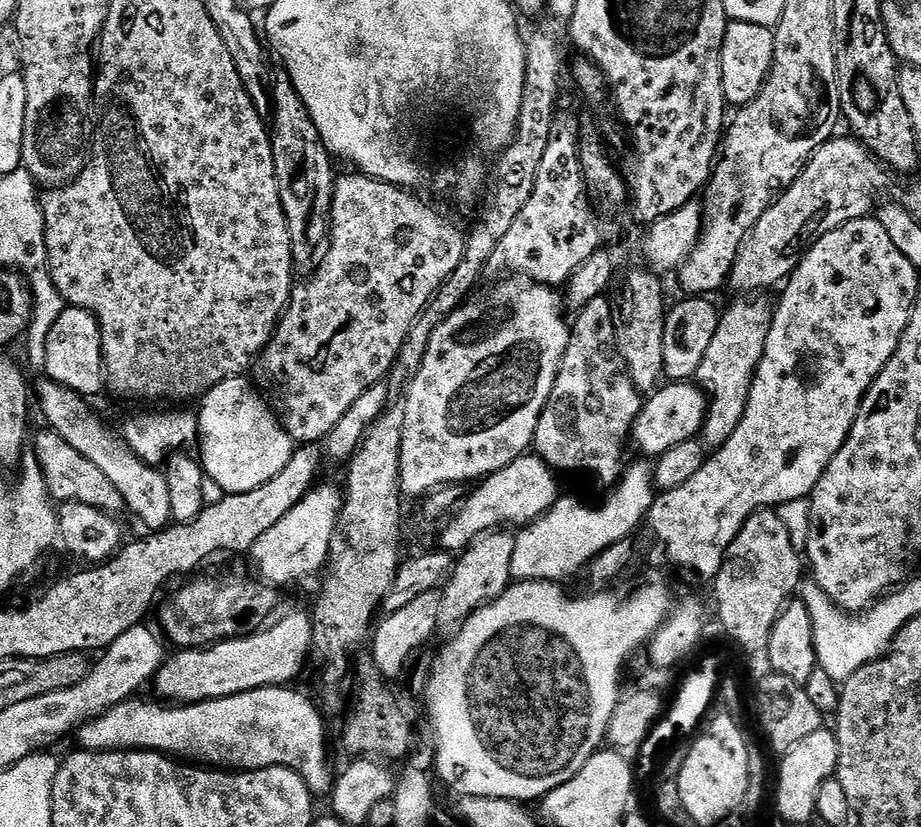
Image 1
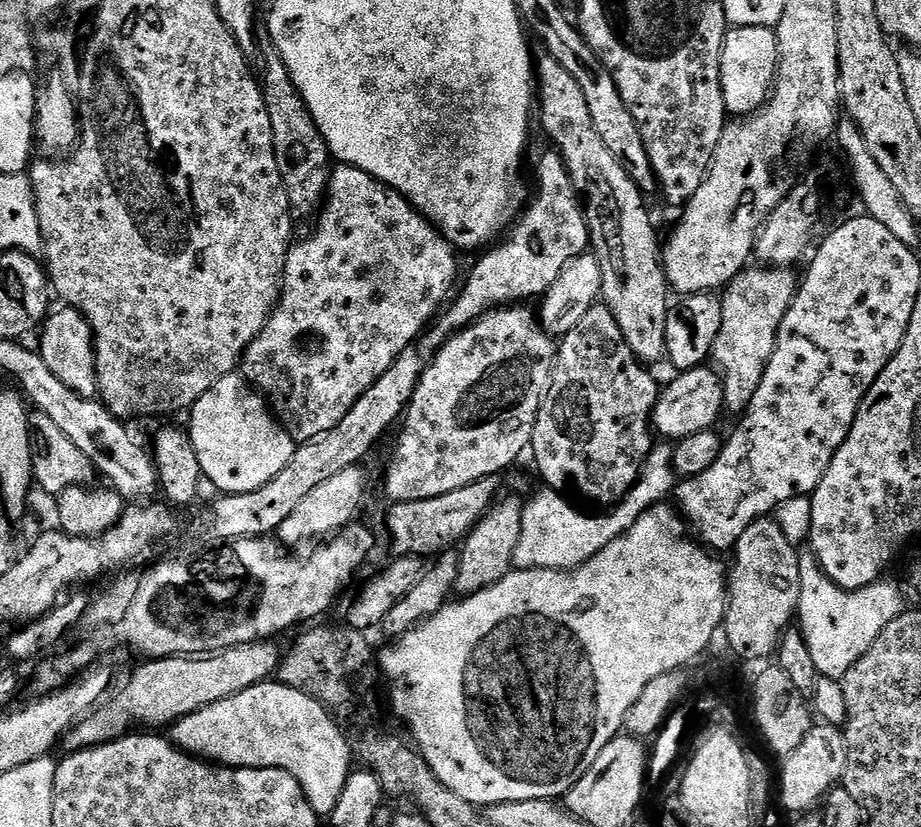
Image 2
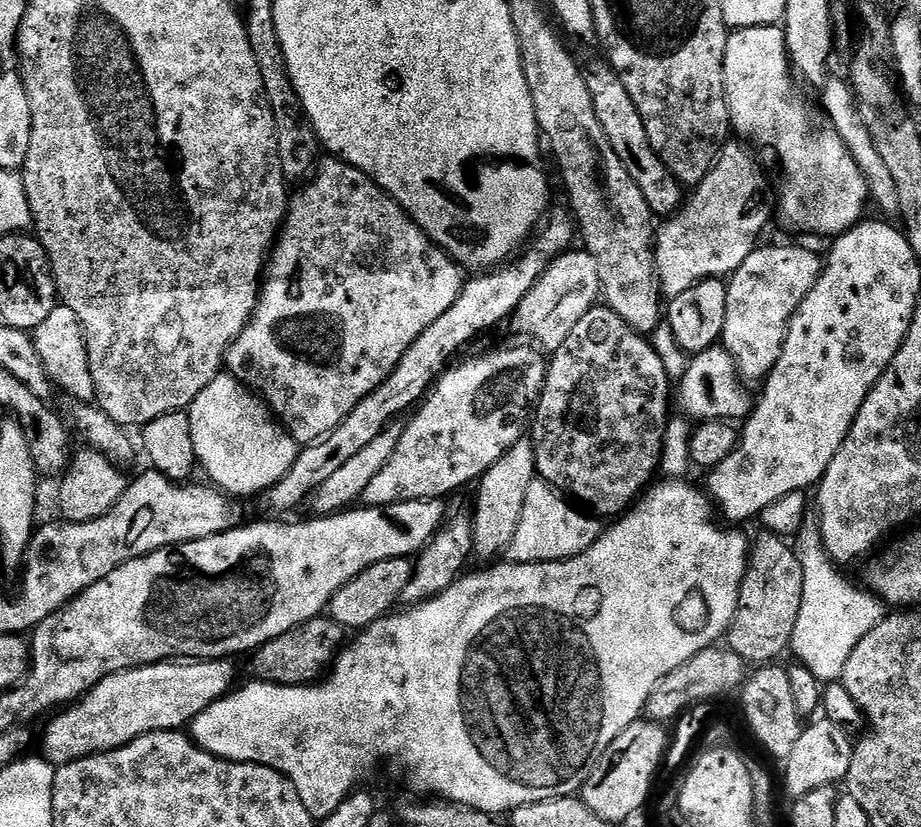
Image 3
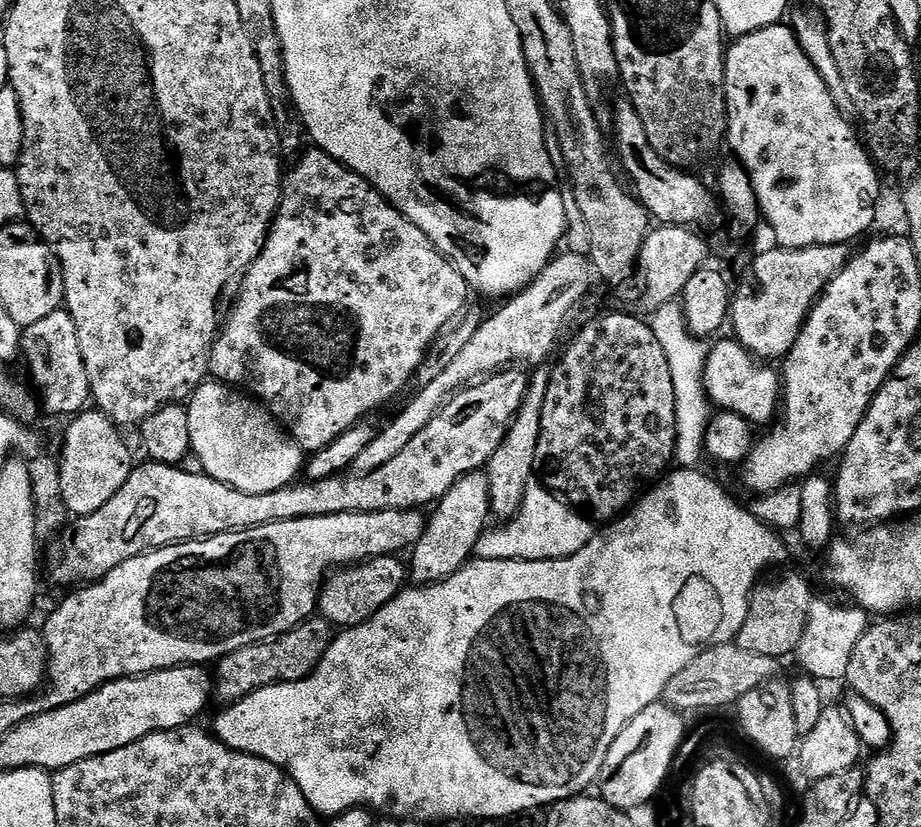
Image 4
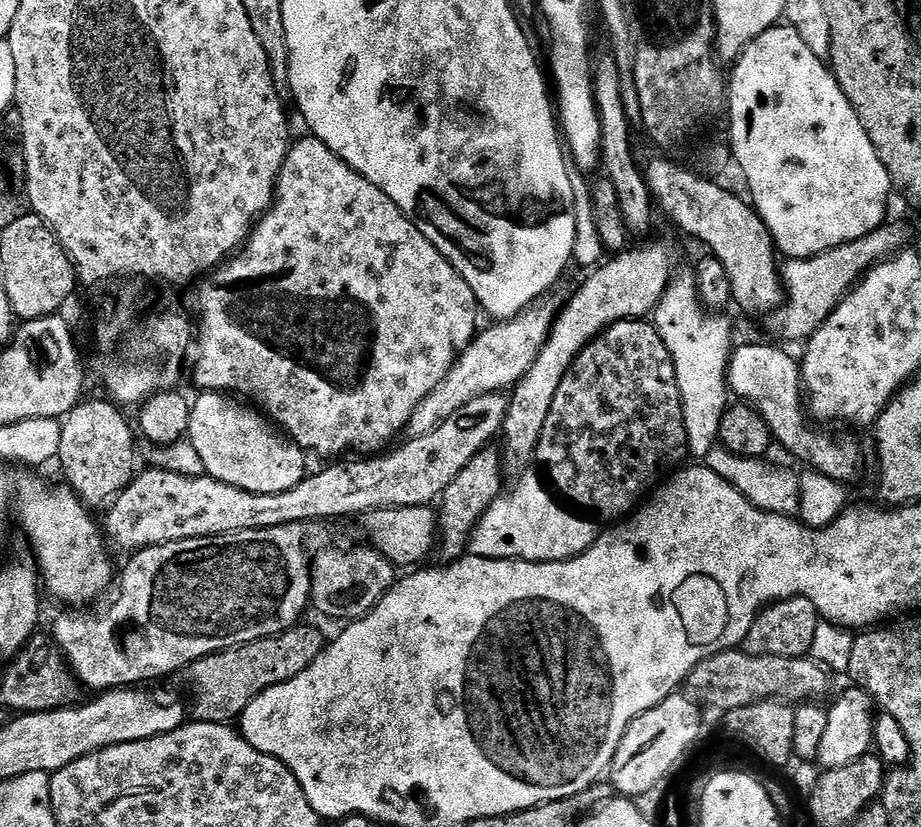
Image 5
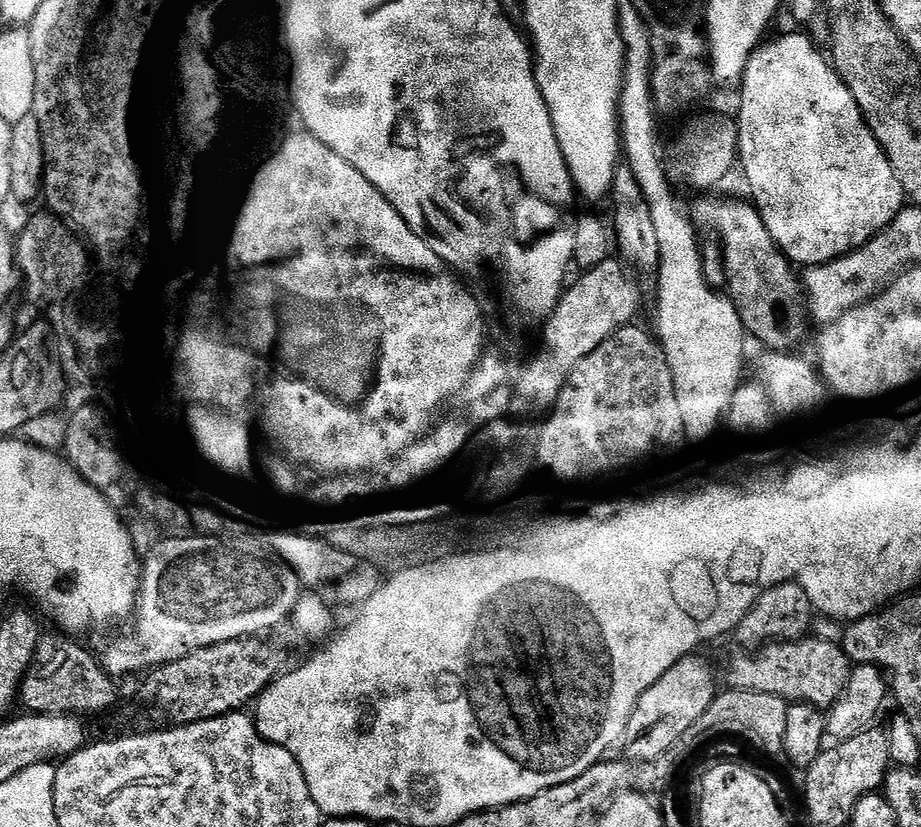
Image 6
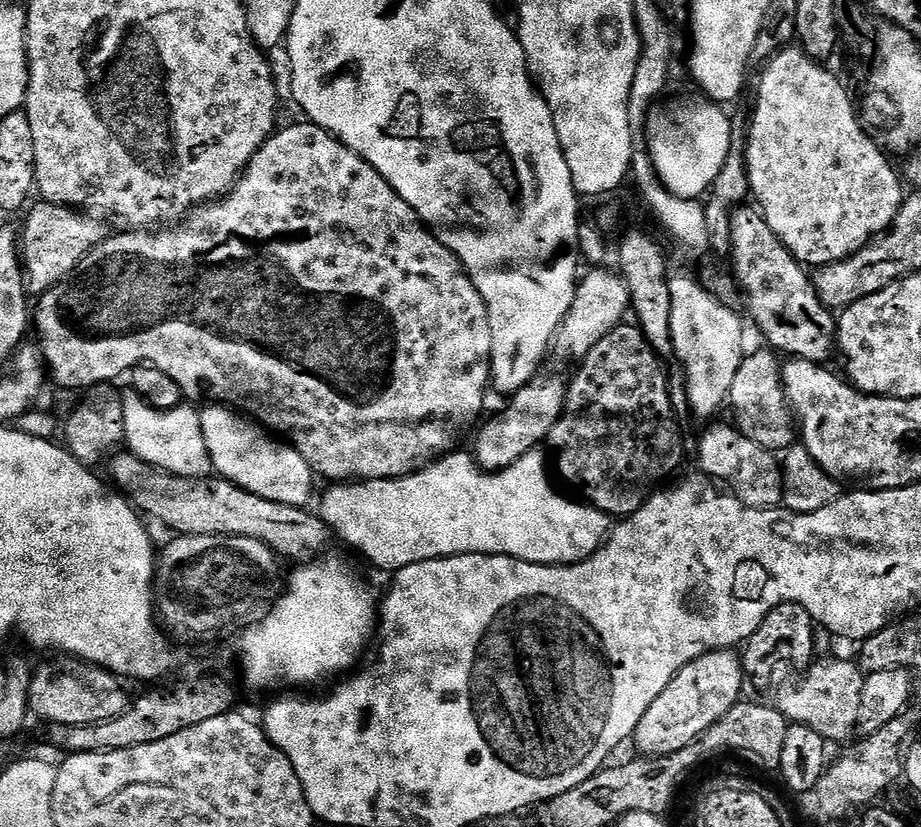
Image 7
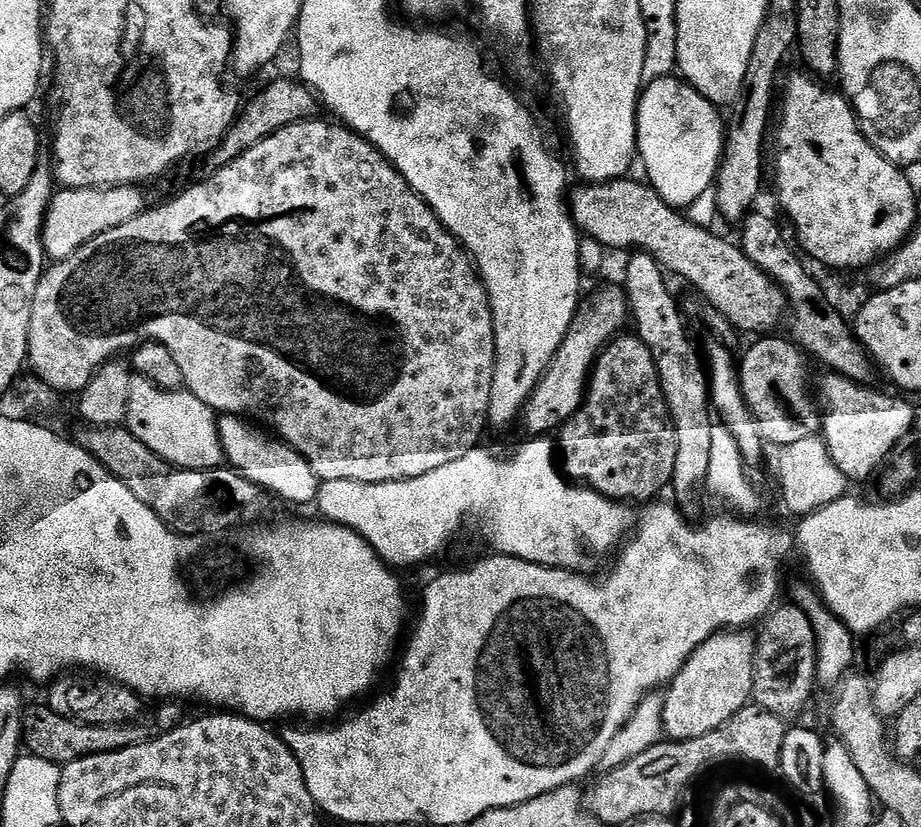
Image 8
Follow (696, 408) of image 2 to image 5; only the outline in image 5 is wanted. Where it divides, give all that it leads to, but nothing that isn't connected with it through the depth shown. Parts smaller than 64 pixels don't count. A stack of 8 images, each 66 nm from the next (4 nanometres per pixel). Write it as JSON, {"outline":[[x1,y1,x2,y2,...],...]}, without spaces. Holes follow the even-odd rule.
{"outline":[[775,343,772,344,744,344,741,346,741,348,740,345,733,347,730,353,730,359,728,361,727,378,728,387,730,389,731,395,733,397,739,398,745,404,752,405,752,407,755,408,757,412,759,412,761,418,764,419,765,424,768,425,768,430,773,441,775,441,777,445,781,444,781,446,784,447,790,455,797,456,797,458,800,459,802,463,804,463,804,466,807,466,809,469,811,469,811,471,826,474,826,478,834,478,835,480,841,482,849,482,848,480,854,479,855,476,859,474,860,467,862,467,864,464,864,452,862,449,860,449,859,442,856,441,855,438,852,436,840,436,837,438,837,440,835,440,835,438,832,437,830,433,823,432,823,430,820,429,823,427,817,426,815,423,813,423,811,419,809,419,809,417,806,415,806,396,805,393,802,391,802,381,800,378,800,364,798,363,797,357,795,360,795,358,792,357,790,353,783,352,783,350,780,348,775,348,775,346,780,346,777,346]]}

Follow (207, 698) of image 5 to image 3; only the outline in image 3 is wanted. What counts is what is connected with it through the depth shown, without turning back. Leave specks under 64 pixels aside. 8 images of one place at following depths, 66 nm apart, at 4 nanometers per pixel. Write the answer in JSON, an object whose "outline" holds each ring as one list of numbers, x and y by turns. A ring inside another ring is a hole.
{"outline":[[317,618,286,630,278,638,266,642,251,653,252,668,256,671,255,679,270,684,299,686,319,681,326,669,335,661,338,653,346,644,346,630,331,618]]}

